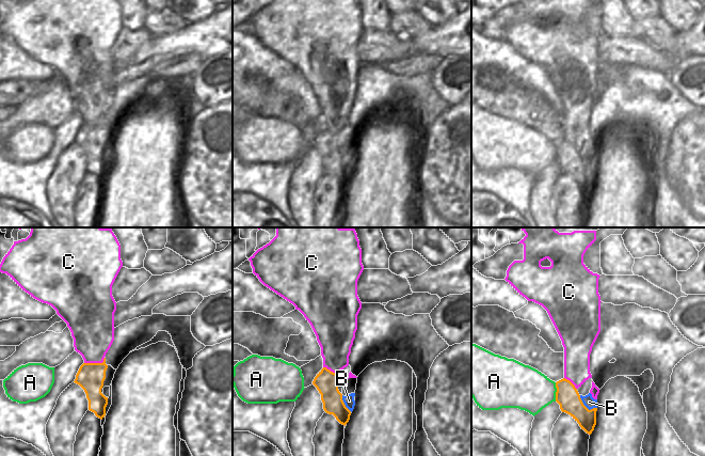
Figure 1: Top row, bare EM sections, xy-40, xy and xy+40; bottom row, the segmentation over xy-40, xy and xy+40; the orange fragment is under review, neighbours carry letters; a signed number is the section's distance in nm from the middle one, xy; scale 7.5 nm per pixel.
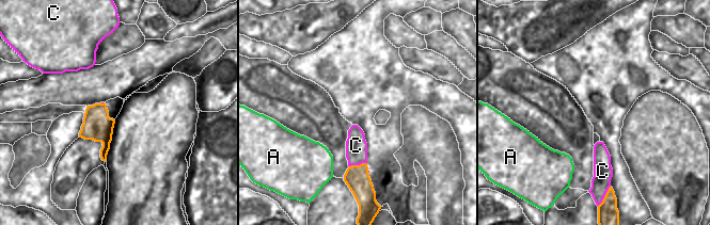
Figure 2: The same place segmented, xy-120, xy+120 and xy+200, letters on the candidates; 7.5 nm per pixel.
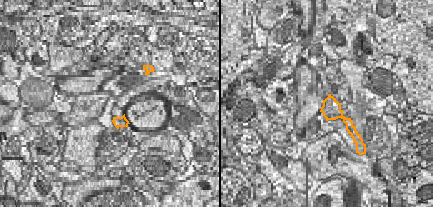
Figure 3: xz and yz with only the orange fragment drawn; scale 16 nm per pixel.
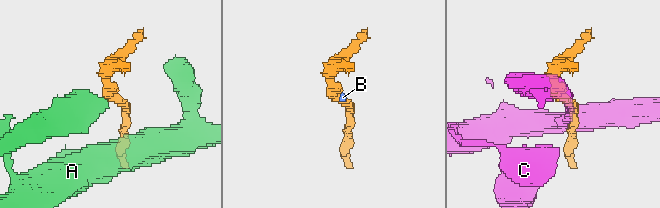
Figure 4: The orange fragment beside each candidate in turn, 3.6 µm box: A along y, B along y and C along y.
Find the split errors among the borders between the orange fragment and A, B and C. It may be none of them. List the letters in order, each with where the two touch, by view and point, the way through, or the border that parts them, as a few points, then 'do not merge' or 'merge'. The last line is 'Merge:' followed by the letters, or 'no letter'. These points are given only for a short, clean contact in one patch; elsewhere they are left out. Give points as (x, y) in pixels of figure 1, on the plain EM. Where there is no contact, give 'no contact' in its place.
A: meets orange in xy+40 at (556, 153); do not merge
B: meets orange in xy+40 at (585, 167); runs through xy+40 (566, 156), (577, 167), (585, 167), (589, 162); merge
C: meets orange in xy-40 at (95, 124); do not merge
Merge: B

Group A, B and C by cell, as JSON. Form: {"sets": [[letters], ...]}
{"sets": [["A"], ["B"], ["C"]]}

